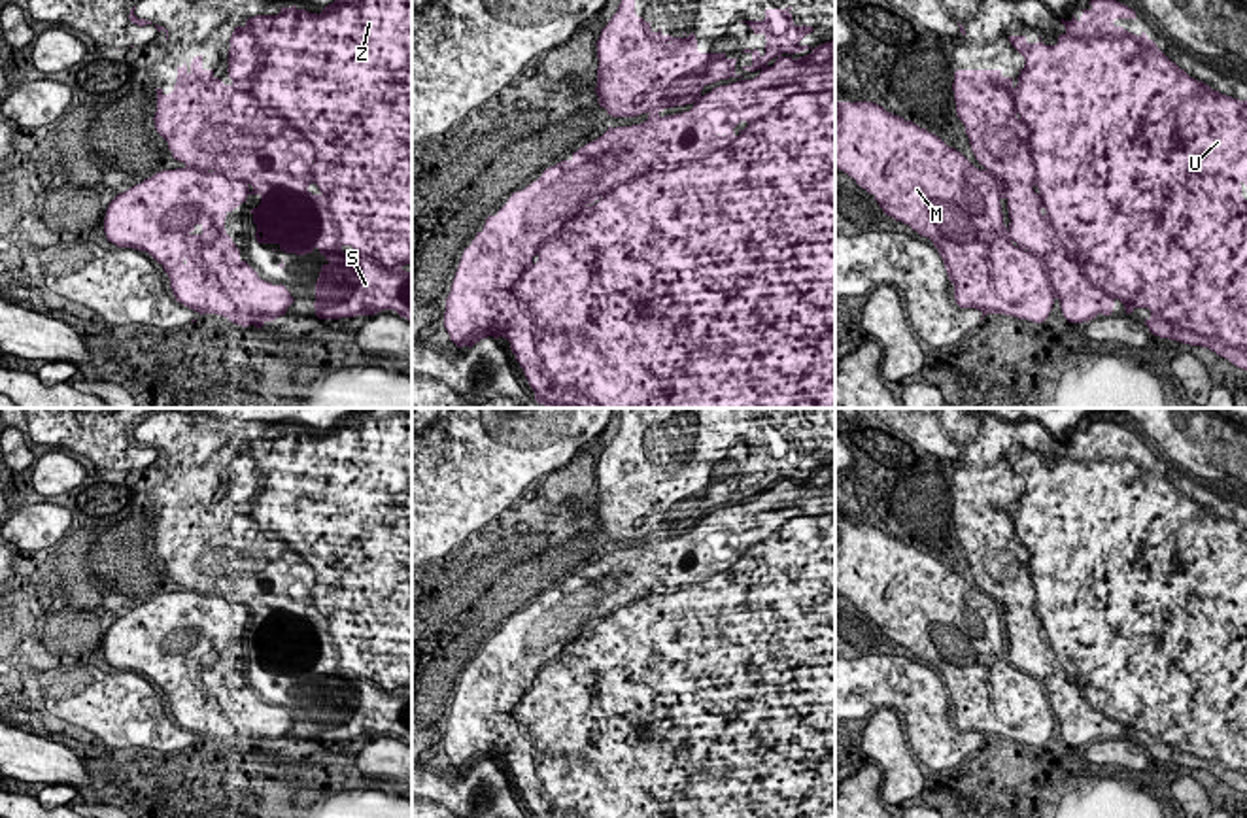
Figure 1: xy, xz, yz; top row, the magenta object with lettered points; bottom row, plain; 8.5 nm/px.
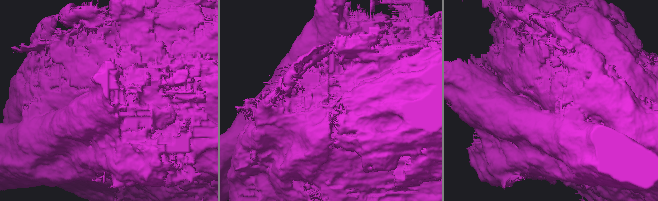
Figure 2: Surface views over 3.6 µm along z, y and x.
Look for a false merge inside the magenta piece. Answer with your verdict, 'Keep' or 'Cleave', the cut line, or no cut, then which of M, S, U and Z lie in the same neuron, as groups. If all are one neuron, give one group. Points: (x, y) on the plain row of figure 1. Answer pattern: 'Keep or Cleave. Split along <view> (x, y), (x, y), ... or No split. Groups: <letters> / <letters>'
Cleave. Split along yz (1026, 552), (1024, 567), (1004, 571), (1000, 601), (1007, 620). Groups: M / S U Z

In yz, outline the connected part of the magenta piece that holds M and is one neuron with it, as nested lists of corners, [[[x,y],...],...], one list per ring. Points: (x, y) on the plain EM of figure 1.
[[[837,525],[835,591],[873,618],[886,639],[933,665],[960,731],[981,733],[982,741],[1005,737],[1043,746],[1054,727],[1051,708],[1037,680],[1011,665],[999,627],[1007,622],[999,599],[1003,571],[1028,569],[1028,559],[1028,554],[999,557],[994,588],[990,589],[986,582],[979,584],[984,589],[979,593],[939,559],[875,525]]]

